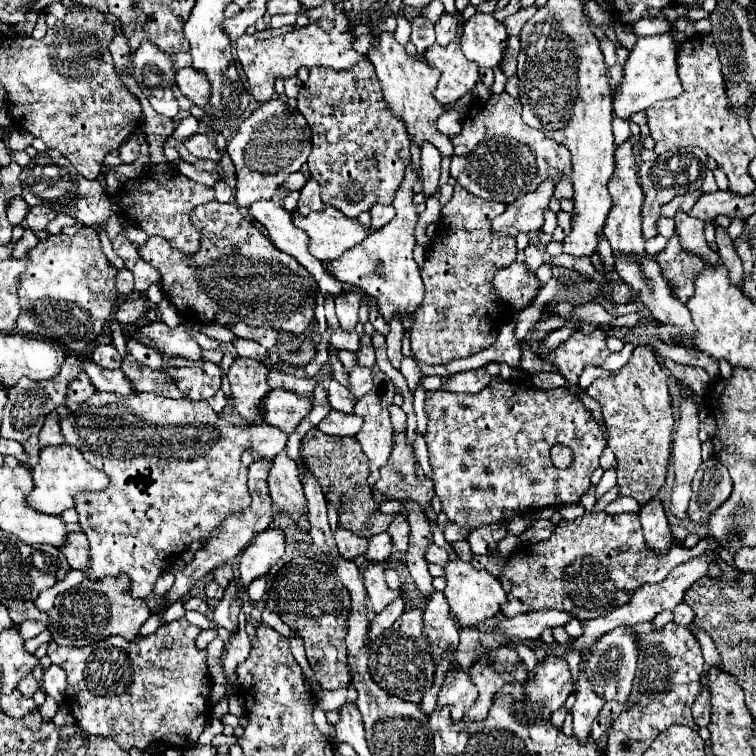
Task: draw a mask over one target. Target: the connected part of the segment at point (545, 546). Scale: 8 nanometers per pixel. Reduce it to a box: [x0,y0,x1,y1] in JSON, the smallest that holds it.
[502,512,712,620]

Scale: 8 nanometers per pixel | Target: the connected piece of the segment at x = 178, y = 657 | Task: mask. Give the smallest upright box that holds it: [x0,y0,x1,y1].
[48,618,210,750]

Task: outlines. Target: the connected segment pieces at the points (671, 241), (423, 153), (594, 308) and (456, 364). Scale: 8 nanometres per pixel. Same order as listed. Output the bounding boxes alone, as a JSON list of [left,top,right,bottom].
[[656,236,706,304],[420,144,440,194],[572,302,616,326],[420,320,520,376]]

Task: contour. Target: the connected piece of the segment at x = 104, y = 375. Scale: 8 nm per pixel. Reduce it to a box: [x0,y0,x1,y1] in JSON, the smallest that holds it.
[84,362,138,396]

